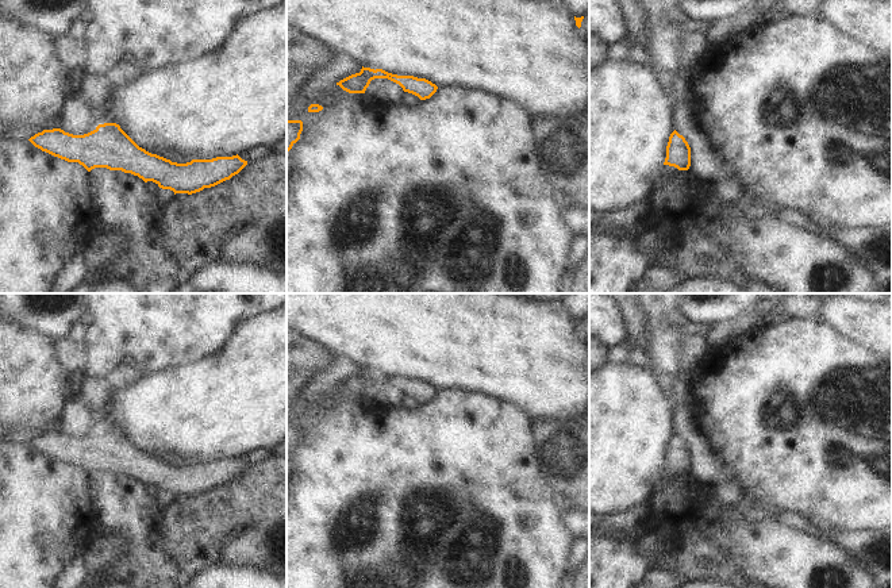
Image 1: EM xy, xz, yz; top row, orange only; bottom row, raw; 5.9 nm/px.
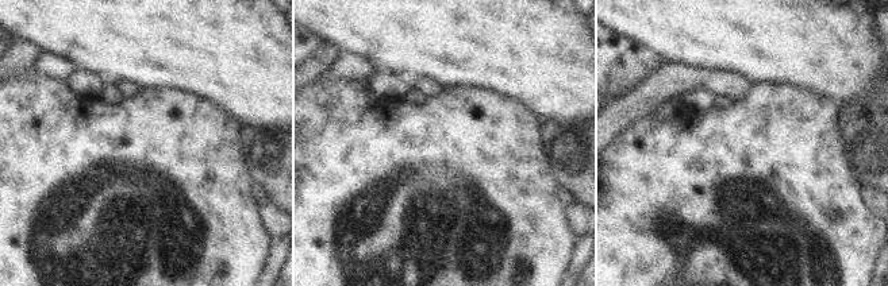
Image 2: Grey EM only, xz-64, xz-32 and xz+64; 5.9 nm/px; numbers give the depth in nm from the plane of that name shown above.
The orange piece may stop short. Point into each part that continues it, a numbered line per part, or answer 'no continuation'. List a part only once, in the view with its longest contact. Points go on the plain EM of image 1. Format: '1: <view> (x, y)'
no continuation

